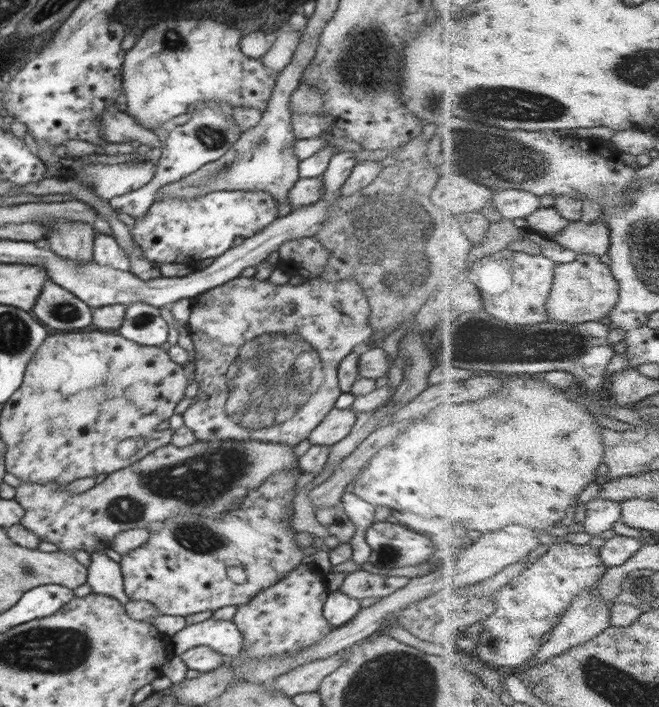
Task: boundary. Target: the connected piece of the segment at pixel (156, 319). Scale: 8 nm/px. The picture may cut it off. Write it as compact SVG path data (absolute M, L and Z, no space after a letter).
M135 302L127 305L122 326L118 335L139 345L162 346L168 340L168 323L155 306Z

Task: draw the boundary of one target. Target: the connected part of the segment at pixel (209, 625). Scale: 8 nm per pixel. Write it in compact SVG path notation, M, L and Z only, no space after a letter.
M210 617L195 625L186 625L171 637L174 655L215 650L226 657L239 657L243 636L233 621Z

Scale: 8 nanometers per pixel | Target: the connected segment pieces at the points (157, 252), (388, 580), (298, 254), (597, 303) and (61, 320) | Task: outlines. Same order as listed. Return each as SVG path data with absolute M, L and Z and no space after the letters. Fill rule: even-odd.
M252 190L216 191L198 197L198 199L157 199L150 205L142 218L136 218L134 227L130 228L134 244L143 252L146 260L158 266L163 262L182 263L190 266L190 262L202 262L204 258L218 258L234 244L235 238L250 238L266 228L277 219L278 205L268 192Z
M365 569L347 574L339 589L349 598L360 601L365 598L379 598L389 596L404 585L409 583L409 578L400 576L380 576L371 574Z
M308 236L289 240L278 249L280 270L285 274L302 274L306 277L319 277L328 262L329 251L315 237Z
M582 254L574 262L558 265L556 280L549 300L552 321L582 324L602 320L610 317L621 301L621 282L597 254Z
M49 280L43 286L31 313L54 330L79 331L92 324L90 307L69 290Z

